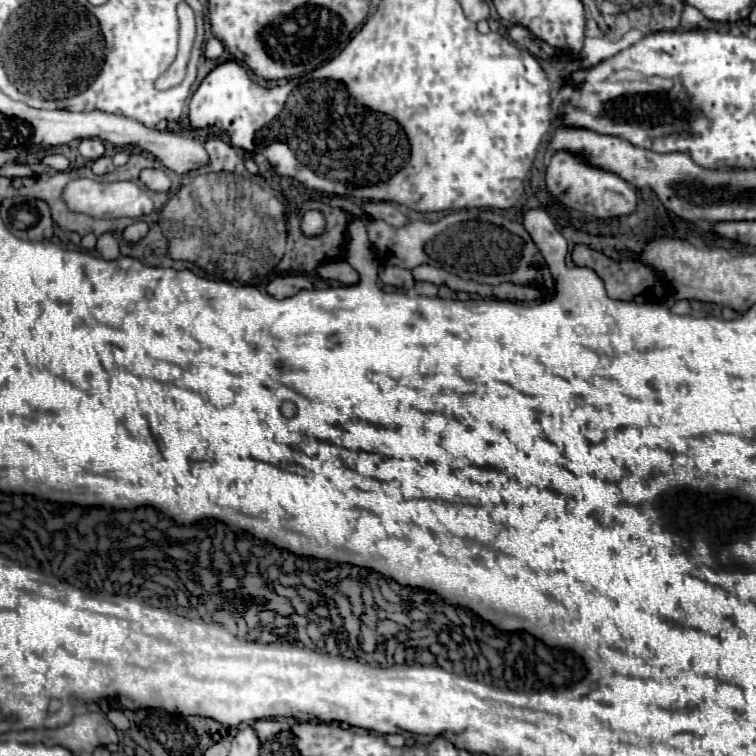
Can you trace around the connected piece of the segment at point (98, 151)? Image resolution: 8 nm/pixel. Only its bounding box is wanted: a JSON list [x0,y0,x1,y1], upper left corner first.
[78,138,104,160]

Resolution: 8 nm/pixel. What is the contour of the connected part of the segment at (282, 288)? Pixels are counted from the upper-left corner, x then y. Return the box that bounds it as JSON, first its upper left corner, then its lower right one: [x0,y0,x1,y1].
[268,274,314,298]

